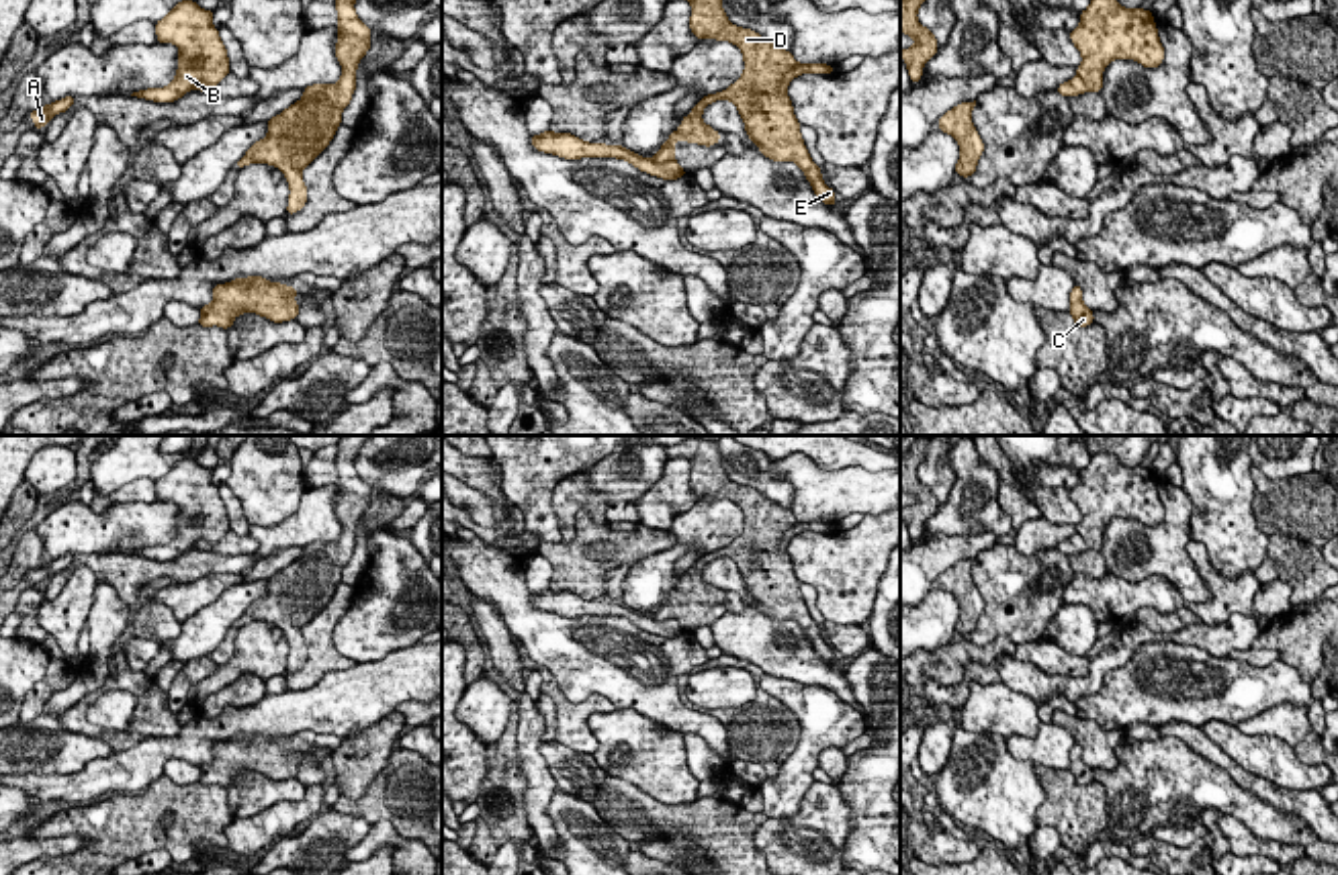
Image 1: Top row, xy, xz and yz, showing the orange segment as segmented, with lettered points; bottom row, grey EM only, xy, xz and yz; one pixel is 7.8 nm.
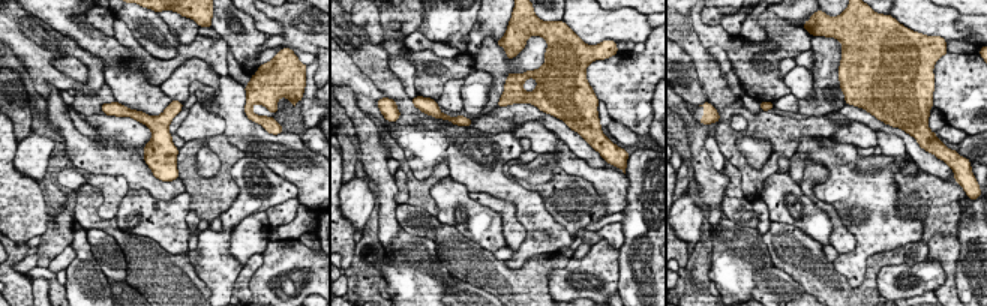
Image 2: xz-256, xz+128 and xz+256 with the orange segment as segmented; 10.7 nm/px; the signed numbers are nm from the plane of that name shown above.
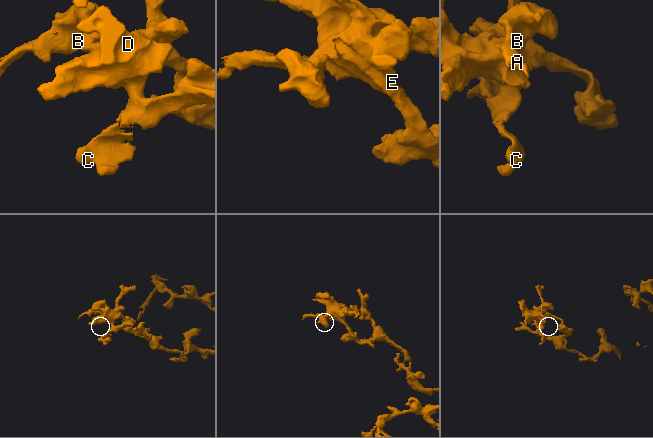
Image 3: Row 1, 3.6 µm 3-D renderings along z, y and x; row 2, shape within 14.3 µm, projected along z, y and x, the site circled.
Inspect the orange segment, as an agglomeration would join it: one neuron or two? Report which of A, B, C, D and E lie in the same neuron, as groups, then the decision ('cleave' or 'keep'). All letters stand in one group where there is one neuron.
groups A B / C D E; cleave

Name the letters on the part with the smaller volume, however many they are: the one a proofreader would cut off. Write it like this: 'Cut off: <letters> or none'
Cut off: A, B

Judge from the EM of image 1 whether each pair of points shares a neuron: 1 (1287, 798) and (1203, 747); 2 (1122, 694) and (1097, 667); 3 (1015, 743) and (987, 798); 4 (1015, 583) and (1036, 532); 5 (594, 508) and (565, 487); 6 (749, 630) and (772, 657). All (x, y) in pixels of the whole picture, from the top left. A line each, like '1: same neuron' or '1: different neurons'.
1: same neuron
2: different neurons
3: different neurons
4: different neurons
5: same neuron
6: same neuron

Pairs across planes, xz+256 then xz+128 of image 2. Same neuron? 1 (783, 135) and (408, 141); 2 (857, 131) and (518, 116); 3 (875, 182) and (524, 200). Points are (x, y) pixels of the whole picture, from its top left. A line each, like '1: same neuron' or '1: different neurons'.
1: different neurons
2: different neurons
3: same neuron

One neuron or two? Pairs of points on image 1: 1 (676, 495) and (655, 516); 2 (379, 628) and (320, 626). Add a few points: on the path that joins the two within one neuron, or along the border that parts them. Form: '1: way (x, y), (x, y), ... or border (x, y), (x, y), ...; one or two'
1: way (667, 497), (659, 499), (657, 508); one
2: border (357, 585), (334, 628), (334, 647), (354, 663); two

